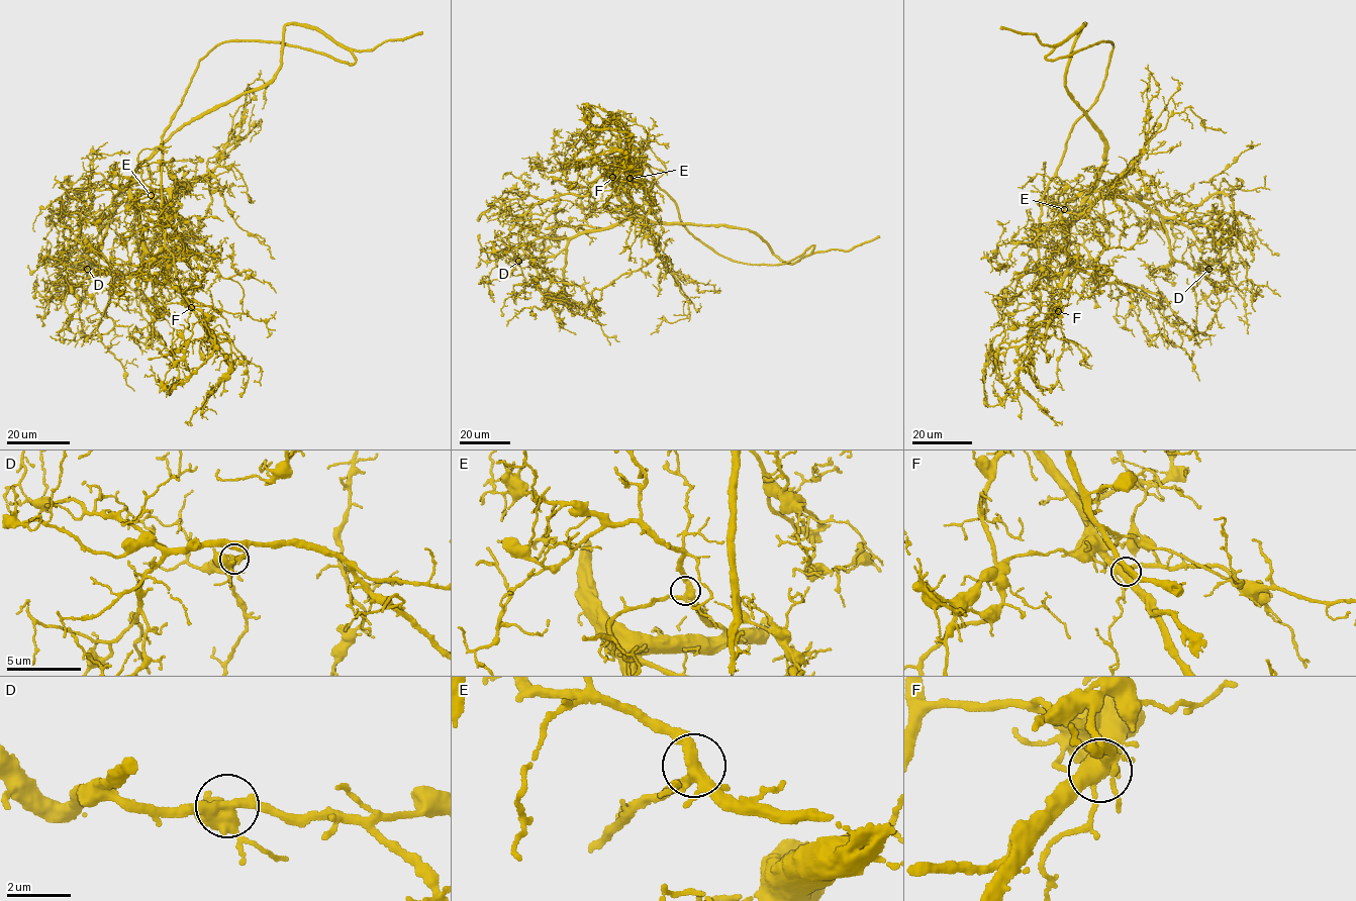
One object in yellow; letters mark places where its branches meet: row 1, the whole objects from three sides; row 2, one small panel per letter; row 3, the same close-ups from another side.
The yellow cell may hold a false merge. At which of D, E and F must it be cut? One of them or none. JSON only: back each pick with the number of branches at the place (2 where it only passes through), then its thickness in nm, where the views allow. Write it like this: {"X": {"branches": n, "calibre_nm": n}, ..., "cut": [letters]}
{"cut": []}

